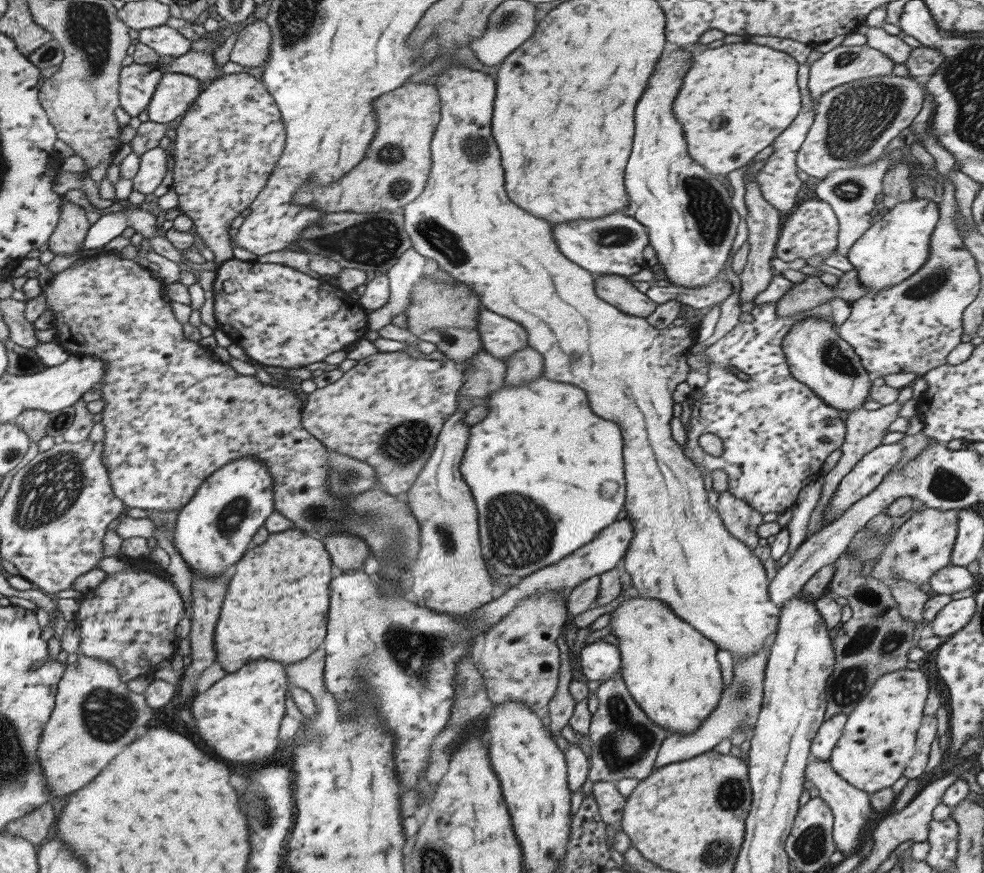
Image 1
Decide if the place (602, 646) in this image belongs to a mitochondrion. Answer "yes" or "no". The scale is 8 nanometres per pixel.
no

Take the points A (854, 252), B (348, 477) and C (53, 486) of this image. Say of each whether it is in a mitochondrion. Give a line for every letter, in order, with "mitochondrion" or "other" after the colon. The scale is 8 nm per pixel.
A: other
B: mitochondrion
C: mitochondrion

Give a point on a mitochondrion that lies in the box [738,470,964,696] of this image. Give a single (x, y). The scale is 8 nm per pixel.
(747, 525)

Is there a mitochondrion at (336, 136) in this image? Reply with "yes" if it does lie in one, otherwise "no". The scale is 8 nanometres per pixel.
no

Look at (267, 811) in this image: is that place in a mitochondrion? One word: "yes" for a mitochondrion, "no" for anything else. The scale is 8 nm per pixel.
yes

